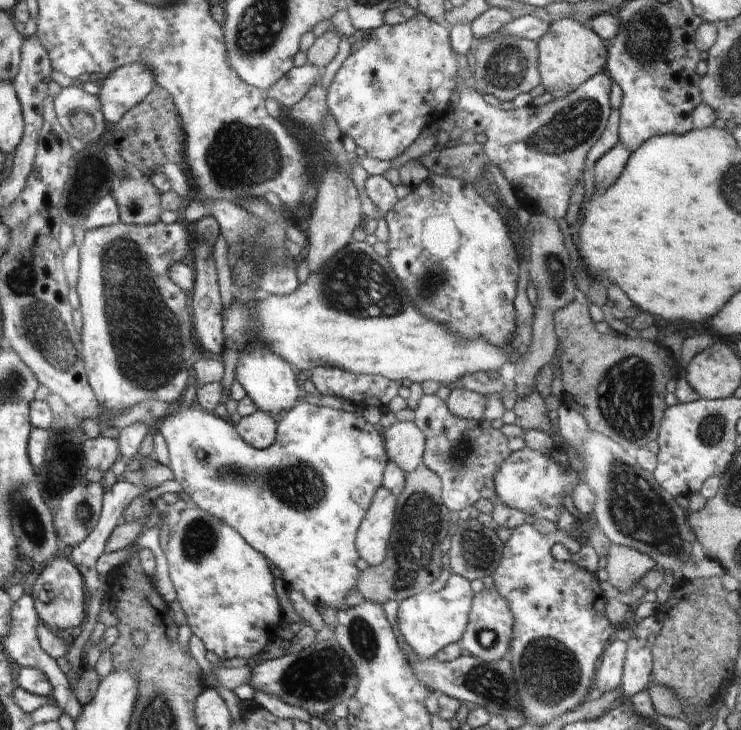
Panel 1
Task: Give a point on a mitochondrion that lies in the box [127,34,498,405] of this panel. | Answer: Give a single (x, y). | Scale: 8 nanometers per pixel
(356, 285)

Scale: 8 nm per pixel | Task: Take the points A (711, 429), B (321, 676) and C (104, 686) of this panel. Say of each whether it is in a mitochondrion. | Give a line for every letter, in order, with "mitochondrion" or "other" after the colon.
A: mitochondrion
B: mitochondrion
C: other

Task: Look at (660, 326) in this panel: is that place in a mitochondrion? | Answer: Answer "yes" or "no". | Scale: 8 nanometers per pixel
no

